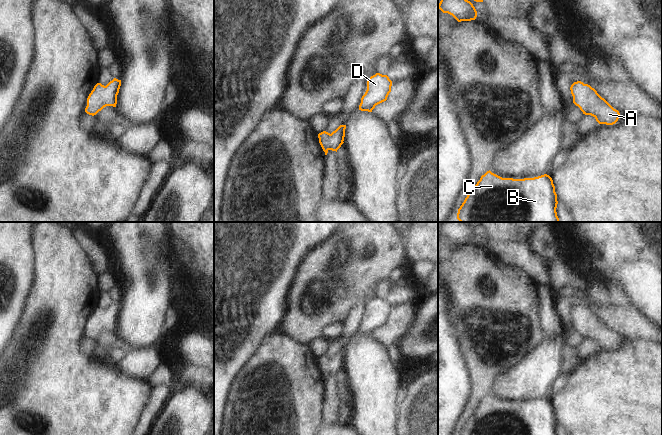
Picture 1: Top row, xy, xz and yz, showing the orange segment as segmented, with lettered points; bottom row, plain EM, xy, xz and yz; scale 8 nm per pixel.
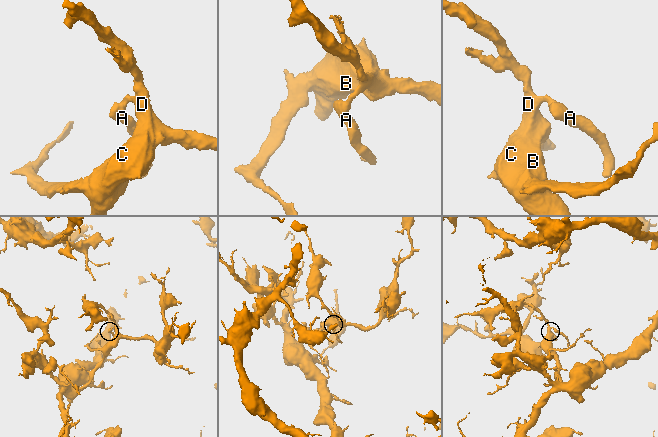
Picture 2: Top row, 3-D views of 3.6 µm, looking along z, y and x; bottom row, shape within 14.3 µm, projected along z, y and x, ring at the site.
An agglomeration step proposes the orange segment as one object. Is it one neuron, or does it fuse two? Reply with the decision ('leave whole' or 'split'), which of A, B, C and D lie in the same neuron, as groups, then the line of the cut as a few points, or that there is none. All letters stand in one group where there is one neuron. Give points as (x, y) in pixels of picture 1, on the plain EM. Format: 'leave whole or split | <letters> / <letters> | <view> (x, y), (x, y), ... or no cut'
leave whole | A B C D | no cut

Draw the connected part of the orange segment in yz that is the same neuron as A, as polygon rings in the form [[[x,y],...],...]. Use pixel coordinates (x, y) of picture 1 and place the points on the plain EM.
[[[581,305],[574,306],[571,311],[573,327],[580,332],[585,339],[593,340],[599,348],[615,348],[620,337],[614,333],[597,315]]]

